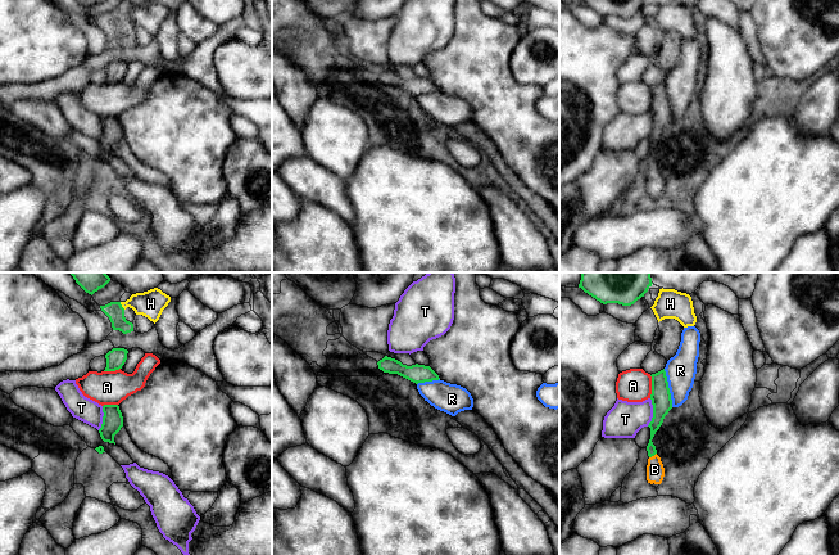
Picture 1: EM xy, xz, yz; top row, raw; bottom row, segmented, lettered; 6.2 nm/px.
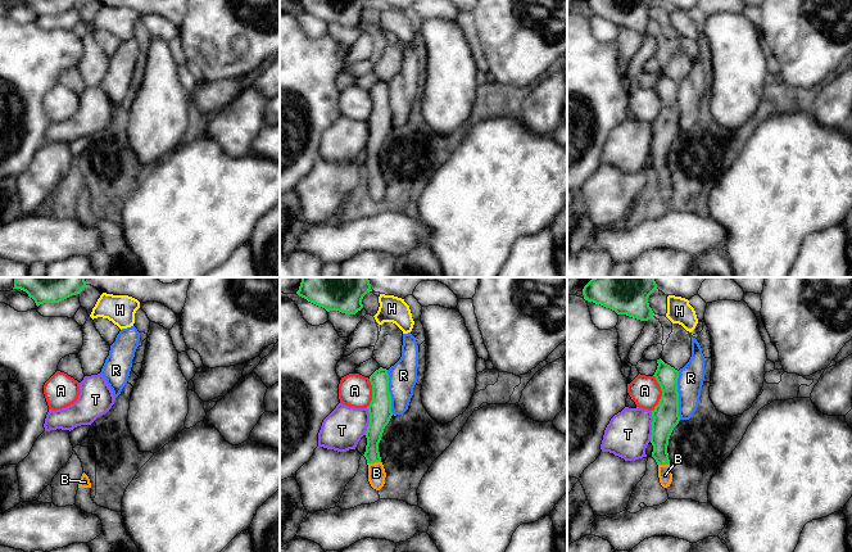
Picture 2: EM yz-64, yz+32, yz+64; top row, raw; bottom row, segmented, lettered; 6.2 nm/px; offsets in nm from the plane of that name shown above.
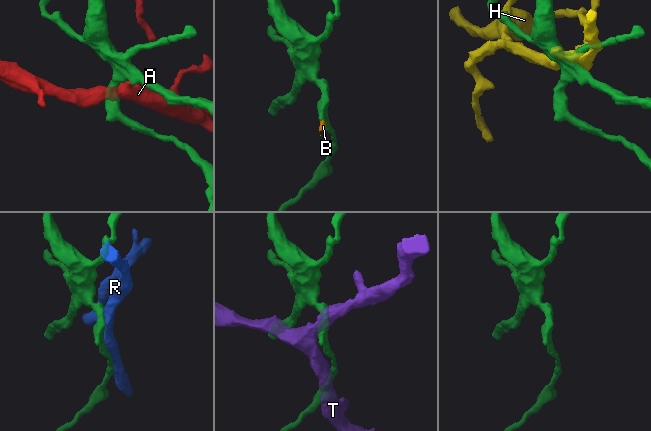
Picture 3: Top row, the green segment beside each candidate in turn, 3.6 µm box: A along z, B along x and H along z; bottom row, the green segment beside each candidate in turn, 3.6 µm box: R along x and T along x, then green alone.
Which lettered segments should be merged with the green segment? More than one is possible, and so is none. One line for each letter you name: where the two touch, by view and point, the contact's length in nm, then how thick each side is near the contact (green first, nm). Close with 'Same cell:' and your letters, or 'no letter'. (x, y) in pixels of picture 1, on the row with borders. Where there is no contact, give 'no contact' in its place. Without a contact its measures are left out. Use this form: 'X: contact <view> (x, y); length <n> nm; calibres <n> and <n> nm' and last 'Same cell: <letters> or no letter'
B: contact yz (652, 455); length 60 nm; calibres 70 and 110 nm
Same cell: B

